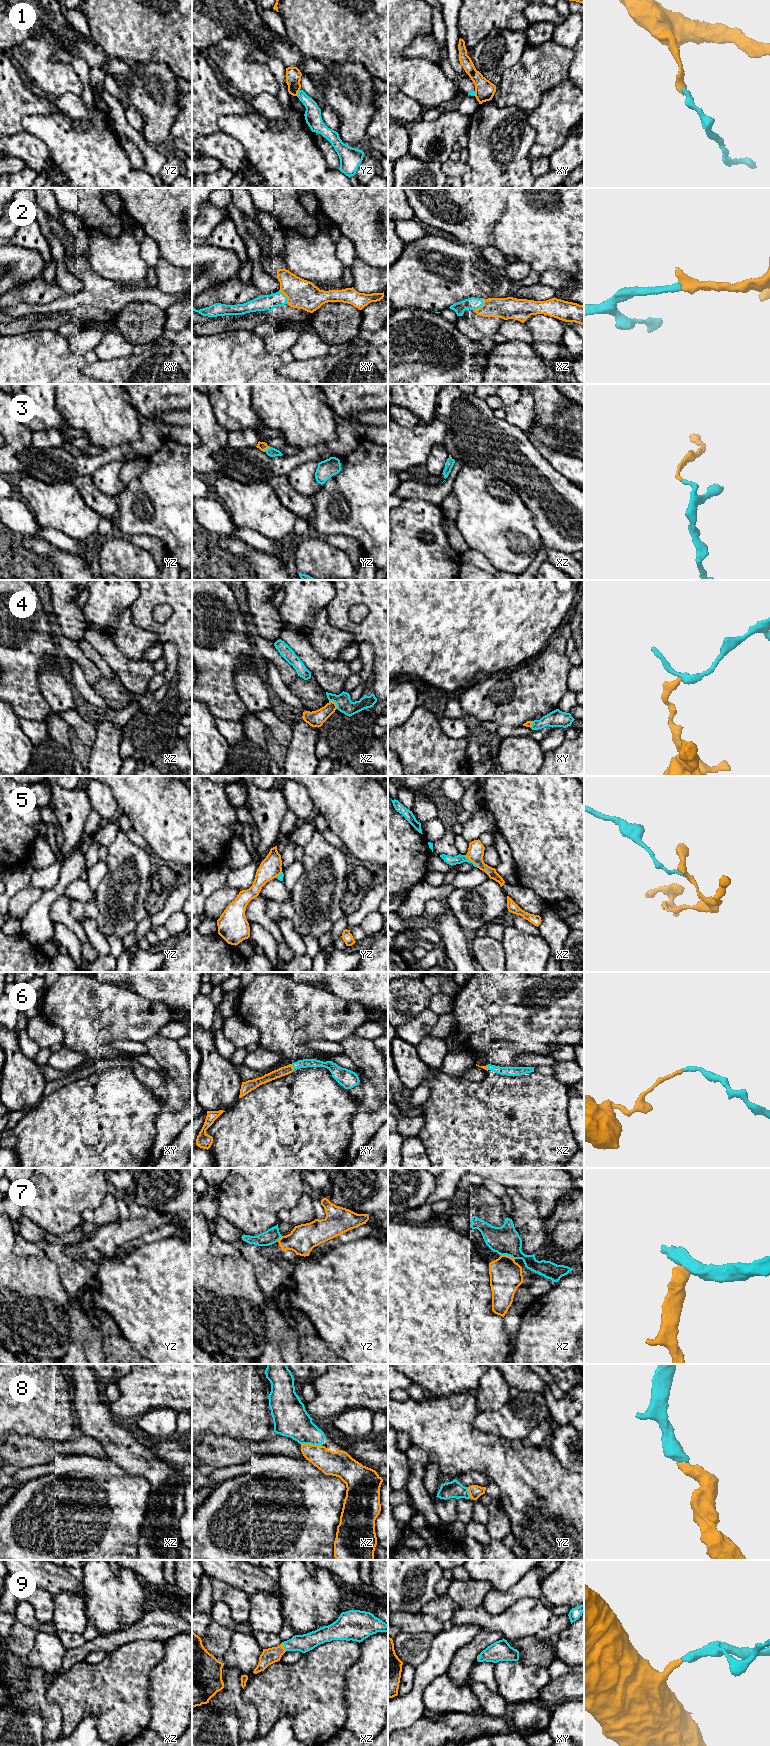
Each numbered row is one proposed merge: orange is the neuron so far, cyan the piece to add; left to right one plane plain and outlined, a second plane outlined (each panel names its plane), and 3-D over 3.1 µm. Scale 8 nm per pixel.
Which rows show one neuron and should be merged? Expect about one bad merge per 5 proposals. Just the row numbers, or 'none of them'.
2, 3, 5, 6, 8, 9

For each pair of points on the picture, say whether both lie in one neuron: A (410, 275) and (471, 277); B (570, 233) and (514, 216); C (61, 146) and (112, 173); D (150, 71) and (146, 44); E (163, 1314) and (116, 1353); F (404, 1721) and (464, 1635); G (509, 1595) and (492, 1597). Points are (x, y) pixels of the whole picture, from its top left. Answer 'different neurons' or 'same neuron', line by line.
A: same neuron
B: same neuron
C: same neuron
D: different neurons
E: different neurons
F: same neuron
G: same neuron

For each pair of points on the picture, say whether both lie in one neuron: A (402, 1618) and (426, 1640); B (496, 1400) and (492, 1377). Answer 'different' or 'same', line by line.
A: different
B: same

